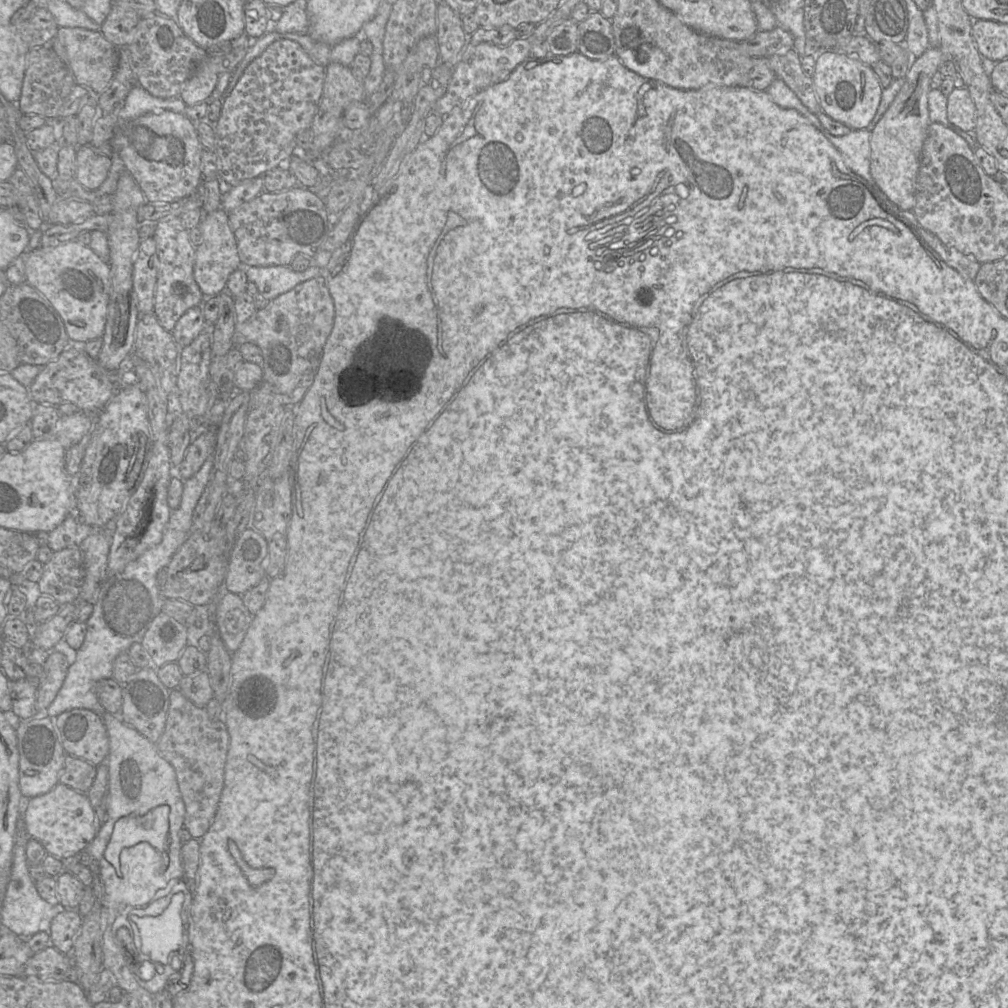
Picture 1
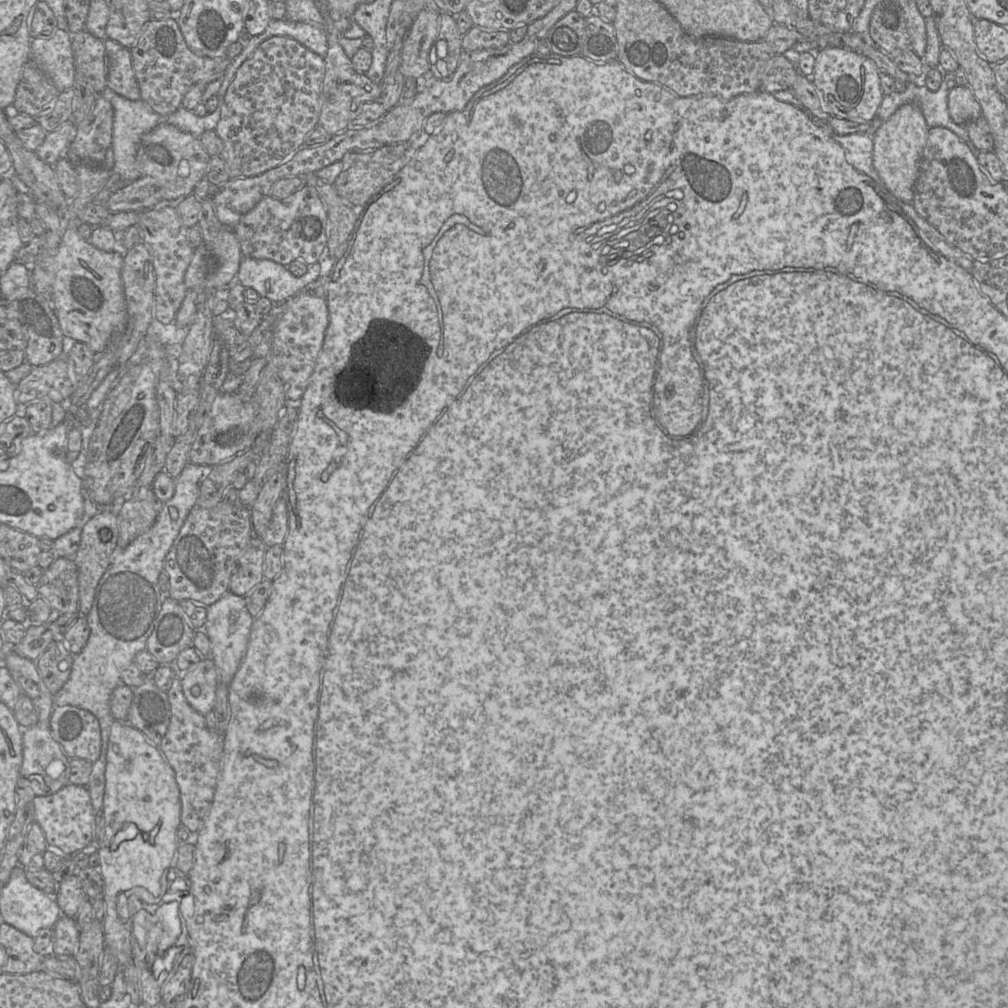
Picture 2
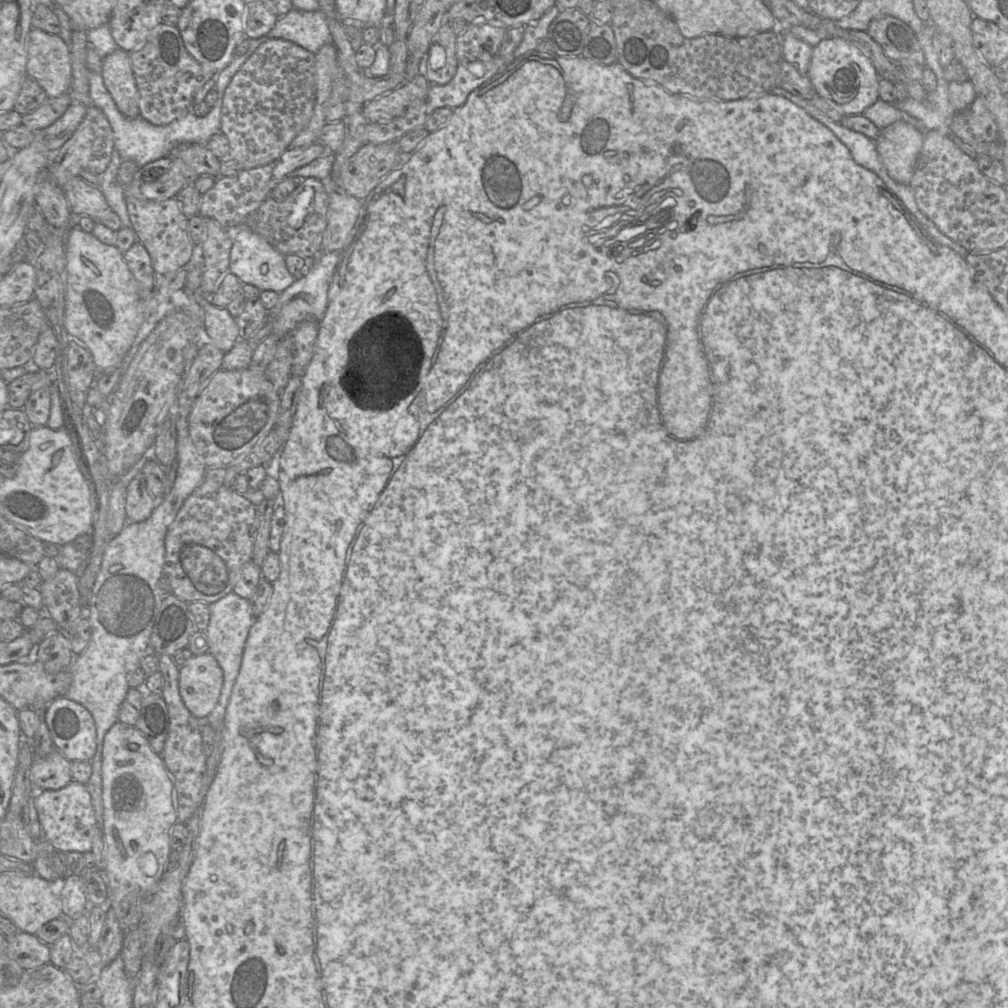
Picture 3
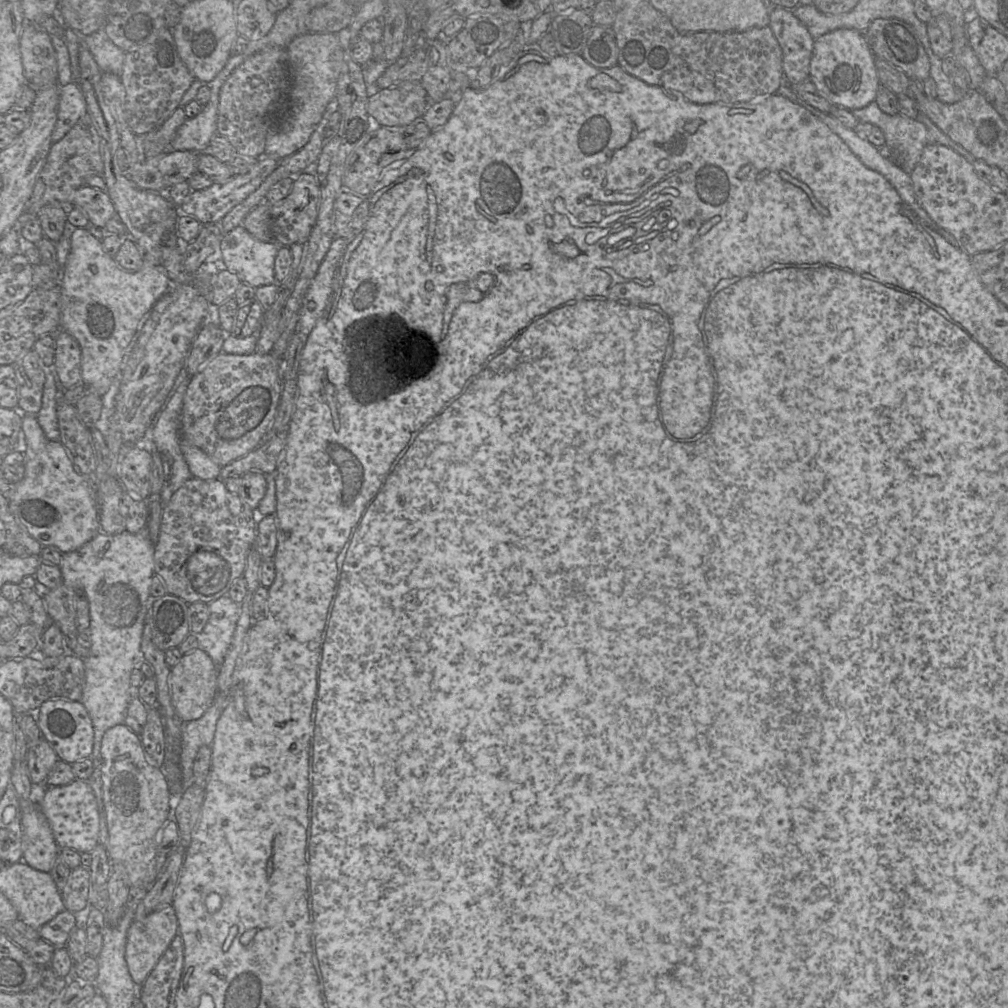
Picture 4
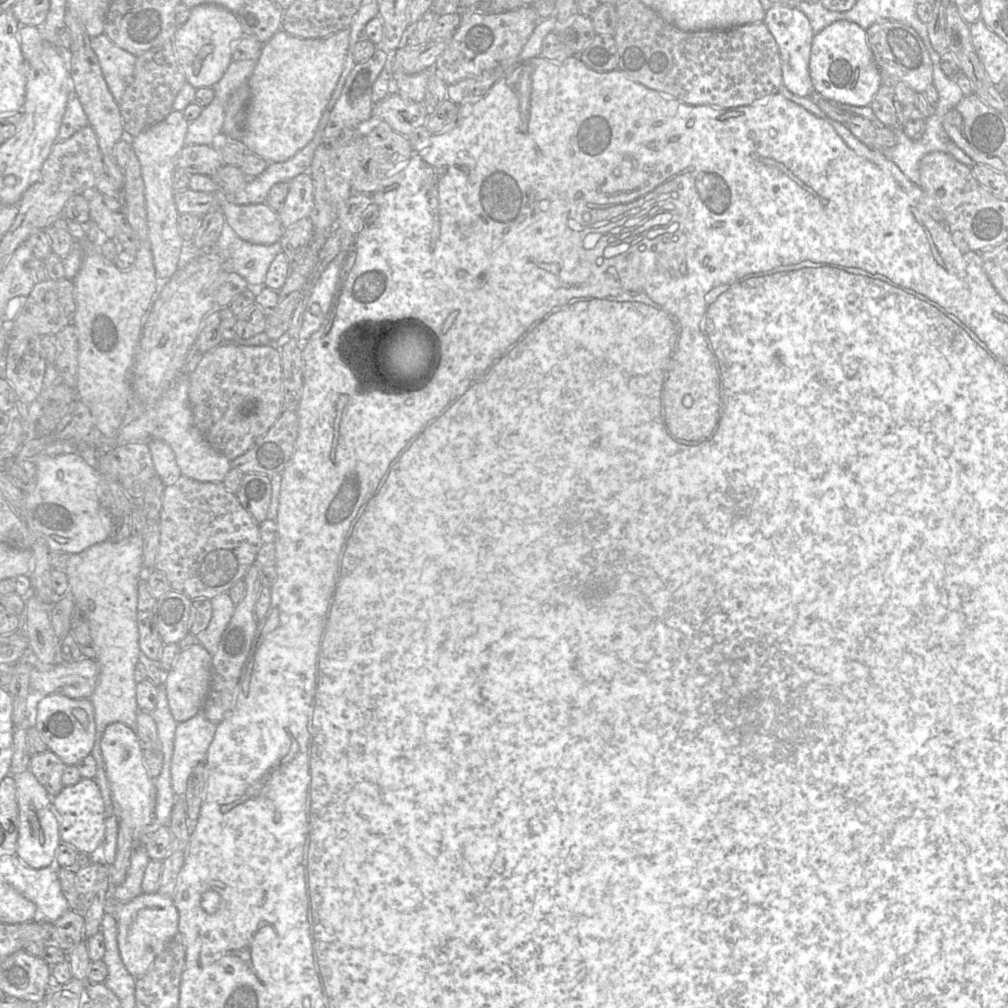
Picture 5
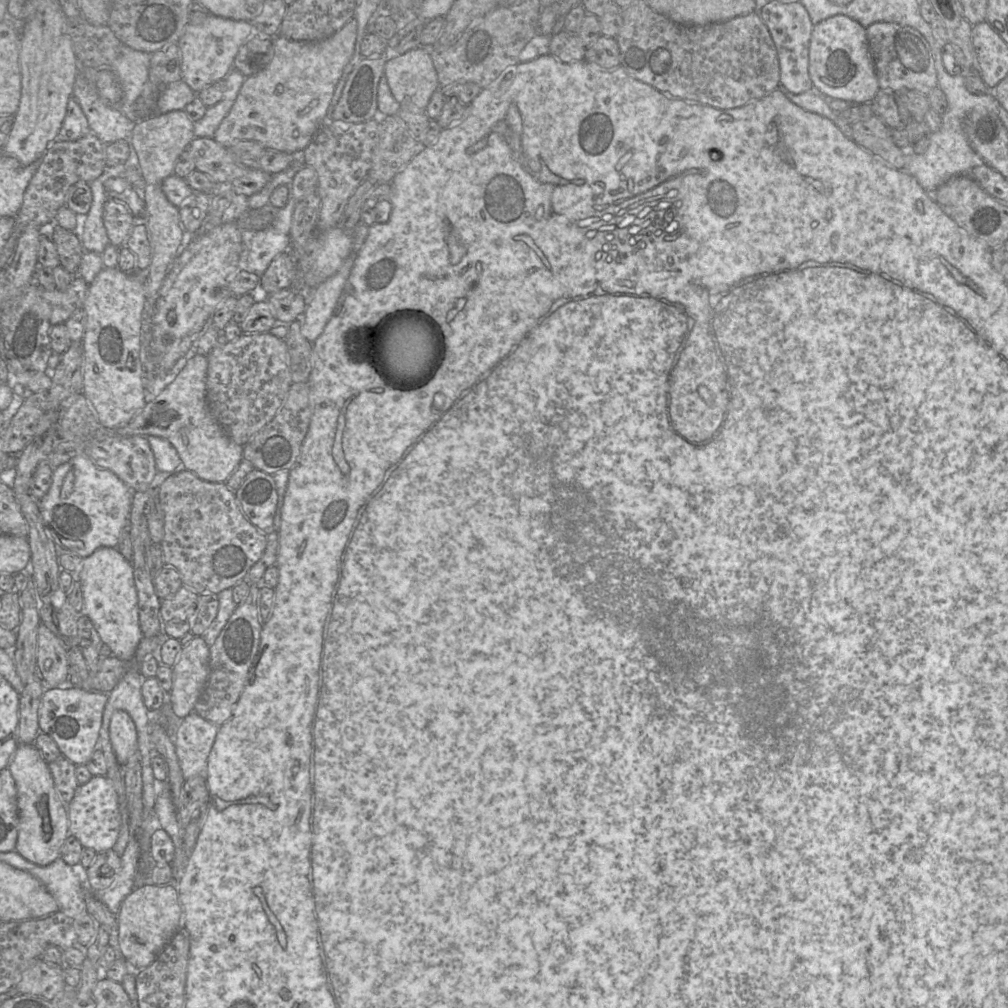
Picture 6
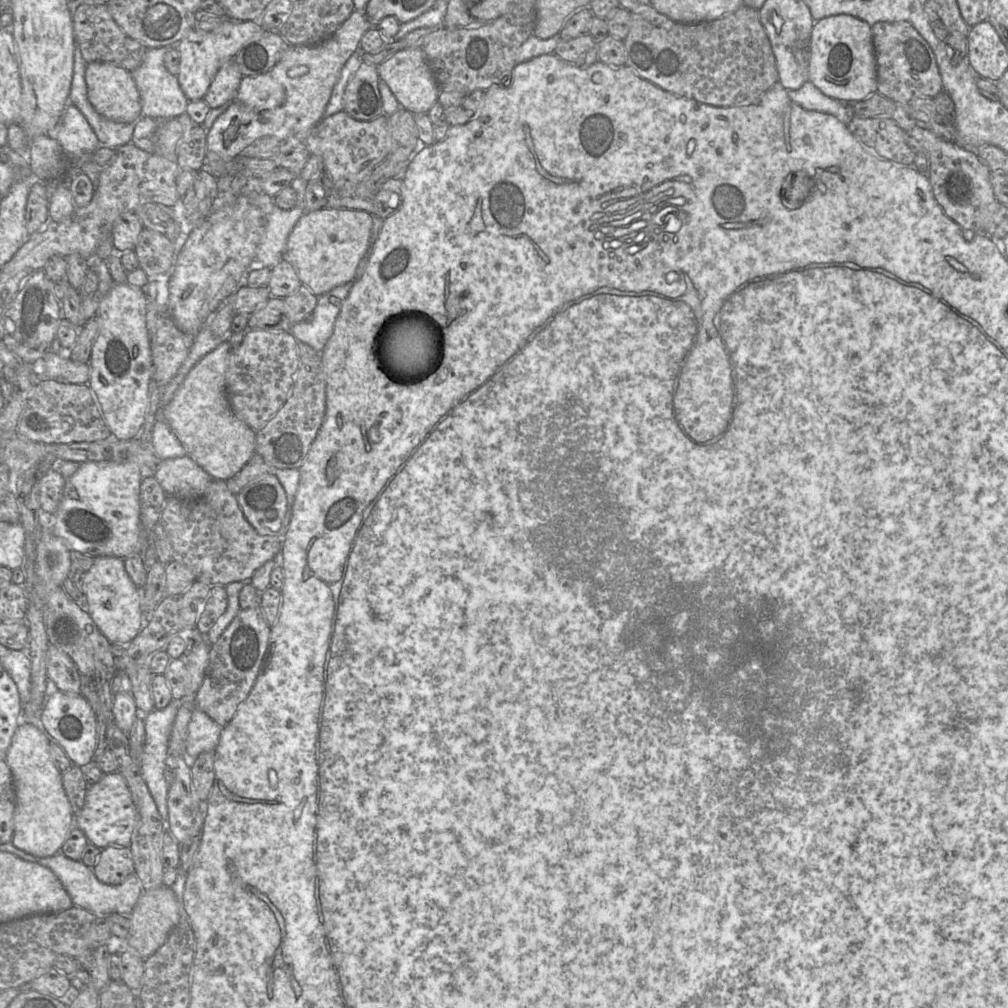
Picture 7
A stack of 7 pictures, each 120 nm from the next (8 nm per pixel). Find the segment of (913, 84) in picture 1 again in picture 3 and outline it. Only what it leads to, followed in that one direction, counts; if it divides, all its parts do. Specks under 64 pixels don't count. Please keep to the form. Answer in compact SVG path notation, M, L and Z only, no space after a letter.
M896 121L880 130L875 144L892 179L901 184L910 183L923 140L924 133L904 121Z

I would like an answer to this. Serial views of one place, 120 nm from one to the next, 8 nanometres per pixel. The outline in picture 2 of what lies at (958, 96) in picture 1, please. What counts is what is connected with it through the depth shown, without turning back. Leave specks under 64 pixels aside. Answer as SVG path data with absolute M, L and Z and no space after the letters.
M954 86L948 94L948 111L952 120L965 126L982 115L982 109L969 86Z

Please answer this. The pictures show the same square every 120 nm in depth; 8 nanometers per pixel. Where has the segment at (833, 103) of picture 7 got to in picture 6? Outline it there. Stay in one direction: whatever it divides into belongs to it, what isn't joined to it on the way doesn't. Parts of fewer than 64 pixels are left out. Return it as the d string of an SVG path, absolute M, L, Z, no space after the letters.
M784 87L781 89L784 95L794 104L807 111L829 118L839 127L845 136L852 138L852 124L847 123L840 117L839 114L829 106L827 98L818 93L815 89L800 94L794 94Z

